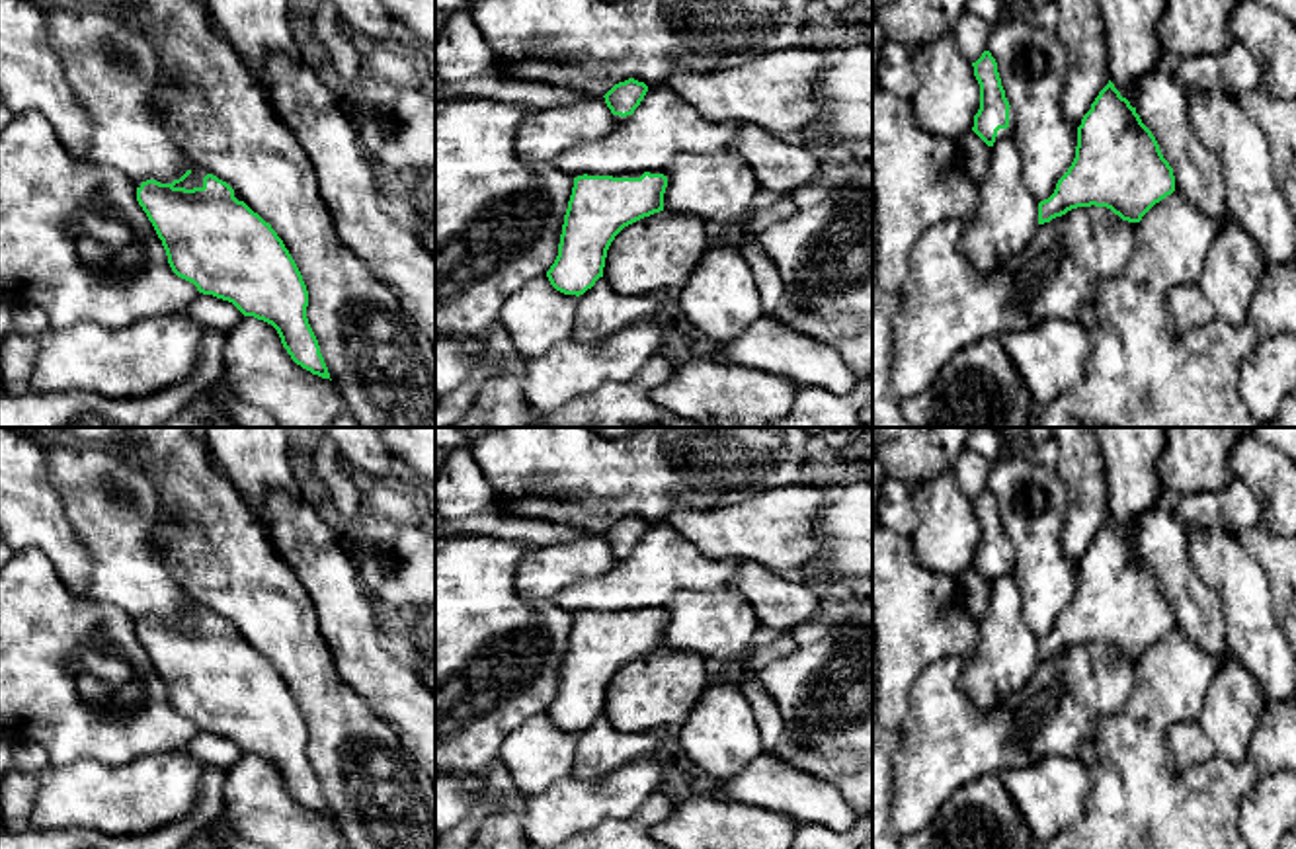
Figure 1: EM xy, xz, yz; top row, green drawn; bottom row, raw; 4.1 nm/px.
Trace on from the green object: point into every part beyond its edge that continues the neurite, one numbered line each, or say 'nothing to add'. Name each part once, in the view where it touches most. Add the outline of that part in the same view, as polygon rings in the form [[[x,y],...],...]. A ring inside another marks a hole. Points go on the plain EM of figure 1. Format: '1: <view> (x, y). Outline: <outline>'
1: xy (196, 615). Outline: [[[193,601],[191,611],[183,619],[176,621],[174,625],[185,625],[185,627],[203,625],[203,615],[207,611],[209,611],[207,607]]]

